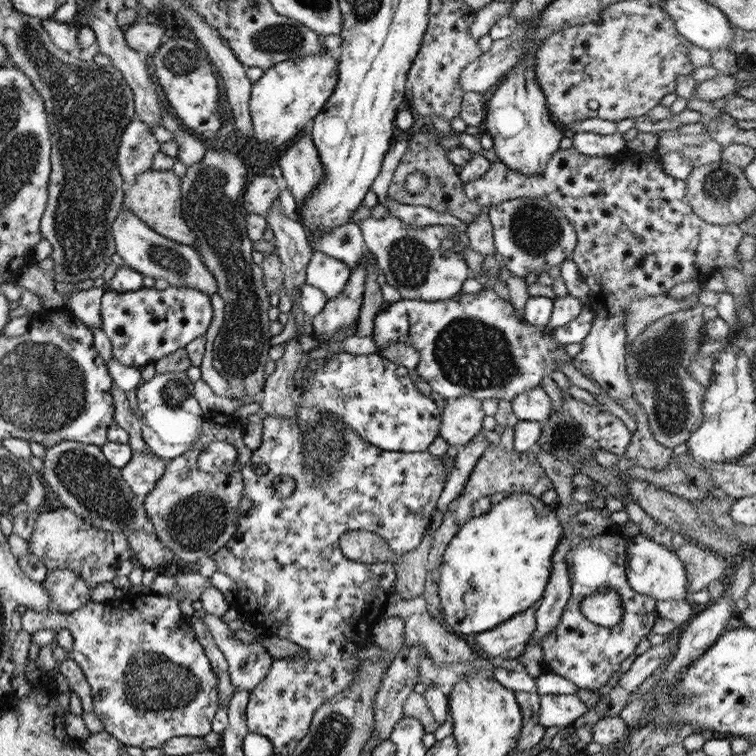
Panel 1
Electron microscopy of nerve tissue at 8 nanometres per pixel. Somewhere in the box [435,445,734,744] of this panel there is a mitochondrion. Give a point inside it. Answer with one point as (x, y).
(694, 696)

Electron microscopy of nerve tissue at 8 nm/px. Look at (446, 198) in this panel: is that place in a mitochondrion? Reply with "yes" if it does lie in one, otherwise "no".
no

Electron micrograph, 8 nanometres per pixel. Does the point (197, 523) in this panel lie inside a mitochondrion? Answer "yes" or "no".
yes

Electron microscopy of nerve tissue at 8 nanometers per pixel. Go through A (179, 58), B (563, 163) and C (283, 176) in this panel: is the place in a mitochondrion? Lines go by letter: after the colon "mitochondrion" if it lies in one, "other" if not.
A: mitochondrion
B: other
C: other

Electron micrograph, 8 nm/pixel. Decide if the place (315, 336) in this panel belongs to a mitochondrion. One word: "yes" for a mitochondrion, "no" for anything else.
no

